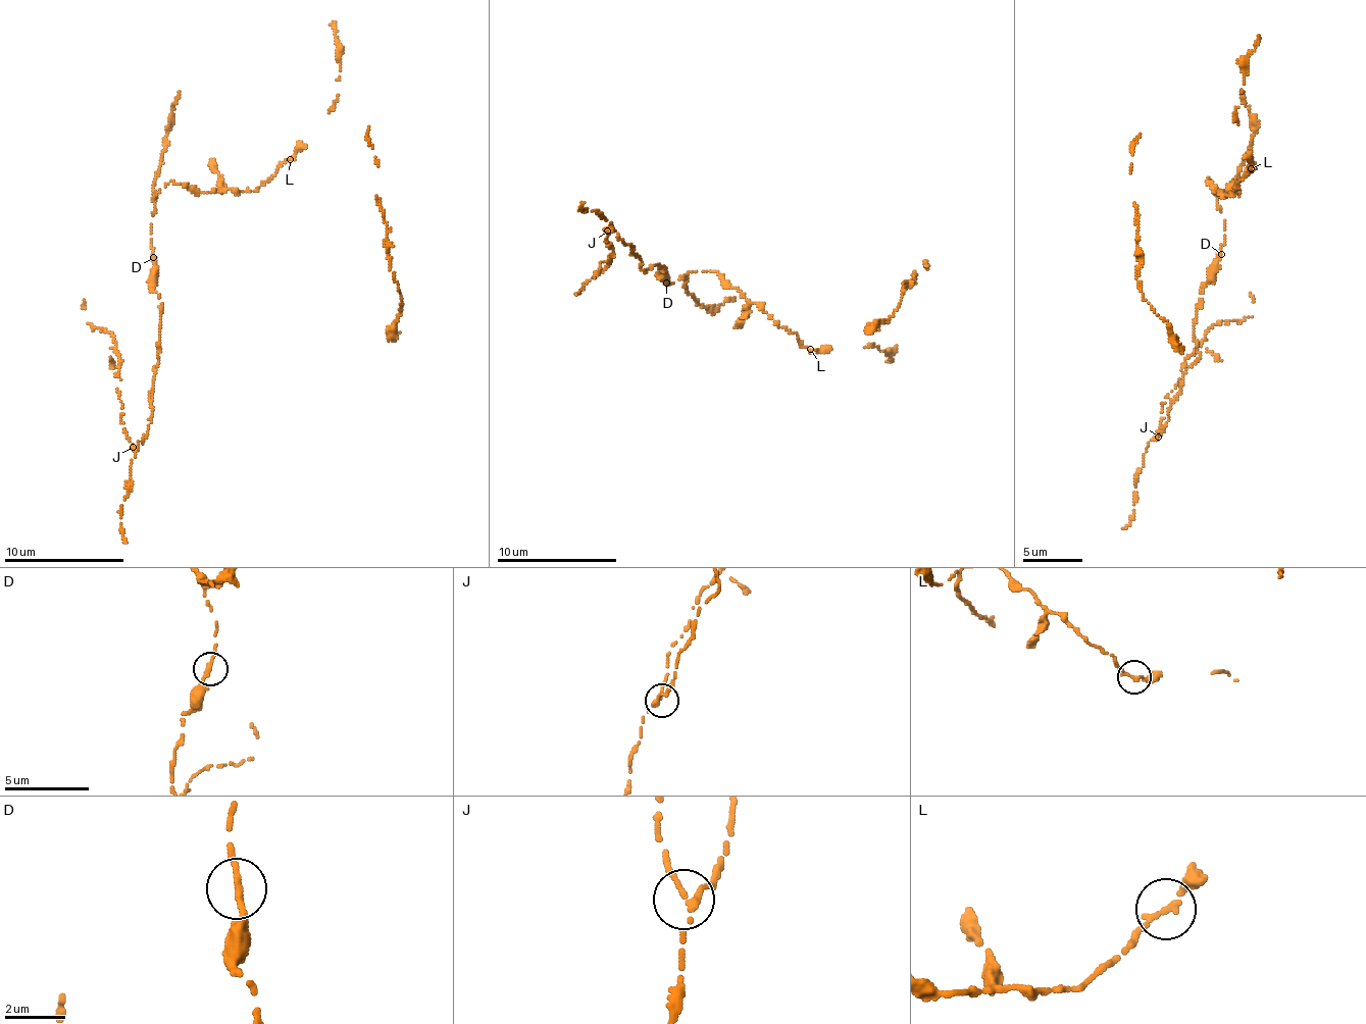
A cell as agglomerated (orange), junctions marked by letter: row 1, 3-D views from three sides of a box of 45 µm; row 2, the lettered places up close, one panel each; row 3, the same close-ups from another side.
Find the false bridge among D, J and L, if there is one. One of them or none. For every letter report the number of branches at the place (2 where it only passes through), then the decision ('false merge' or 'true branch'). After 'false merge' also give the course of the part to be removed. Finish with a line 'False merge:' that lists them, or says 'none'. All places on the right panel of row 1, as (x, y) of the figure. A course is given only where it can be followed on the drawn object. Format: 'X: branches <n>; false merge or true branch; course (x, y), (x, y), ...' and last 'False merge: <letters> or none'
D: branches 2; true branch
J: branches 3; true branch
L: branches 2; true branch
False merge: none

